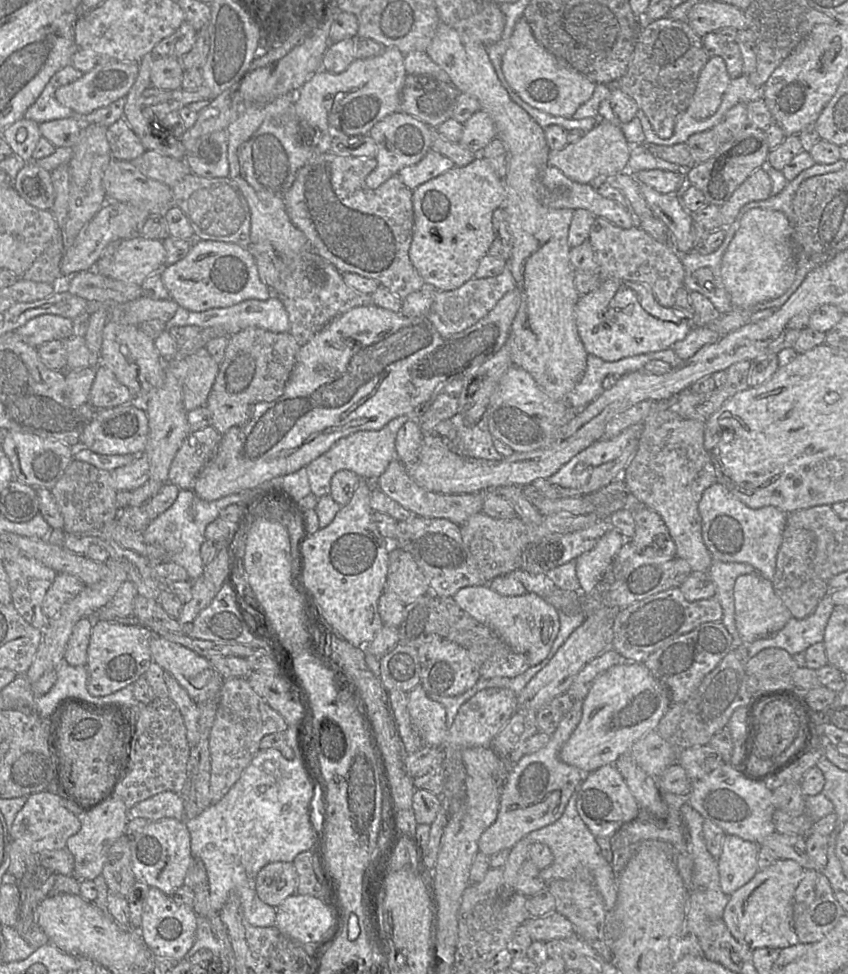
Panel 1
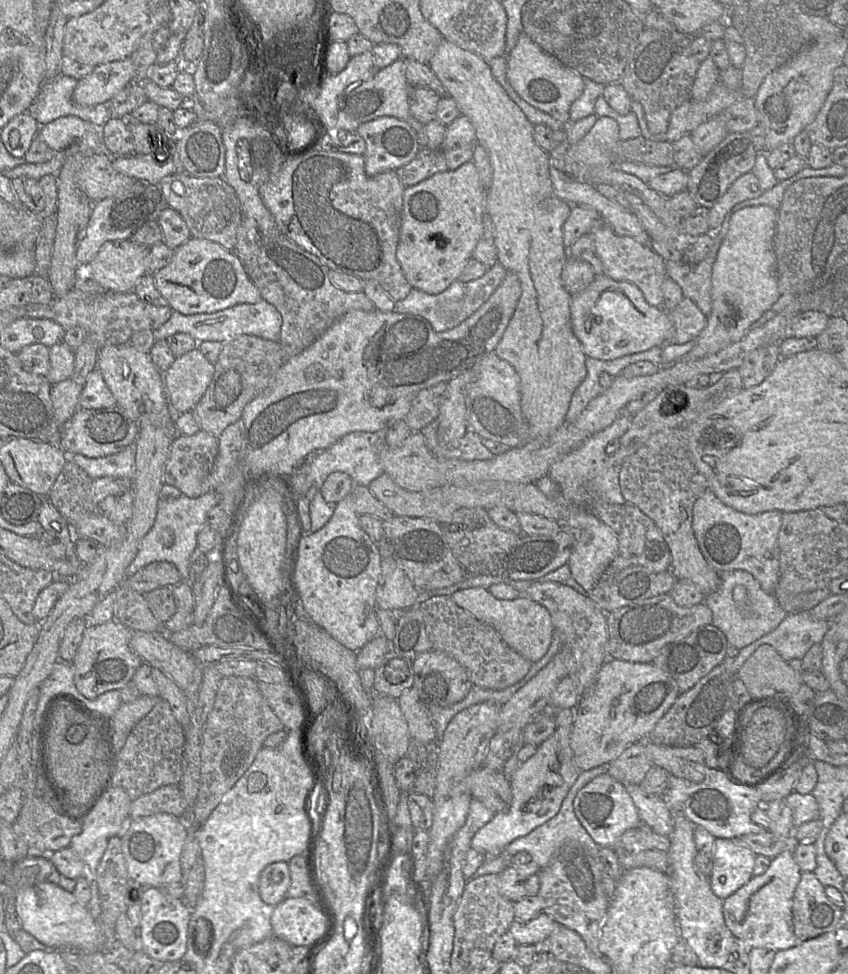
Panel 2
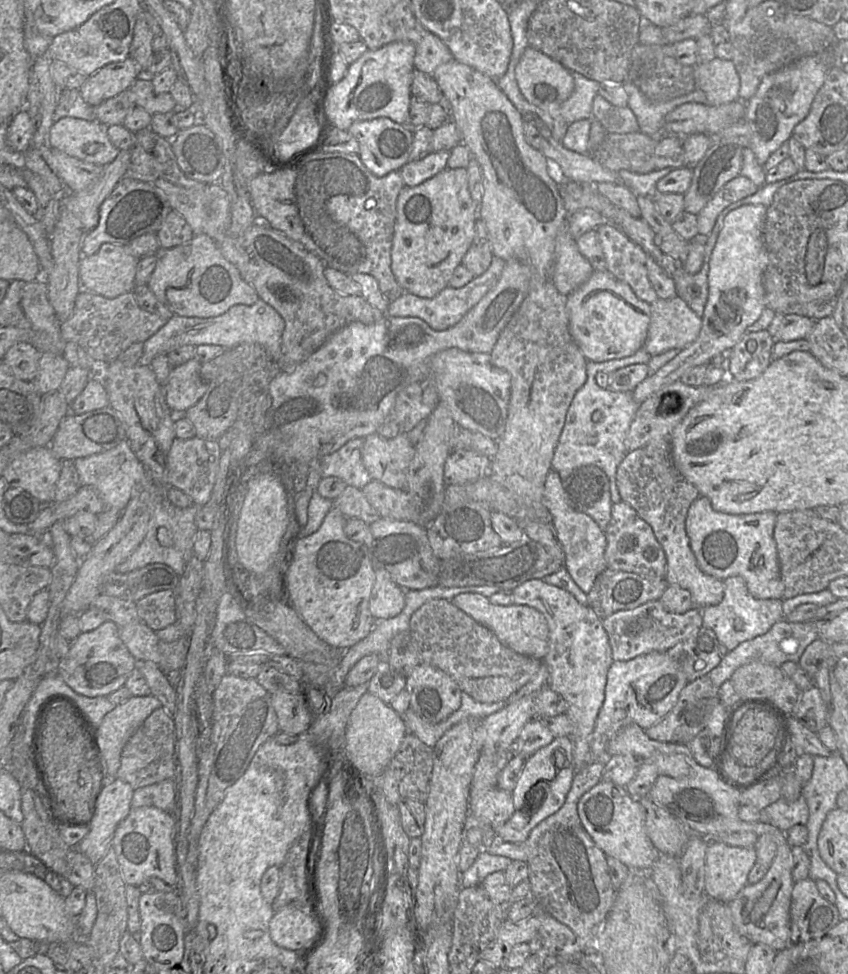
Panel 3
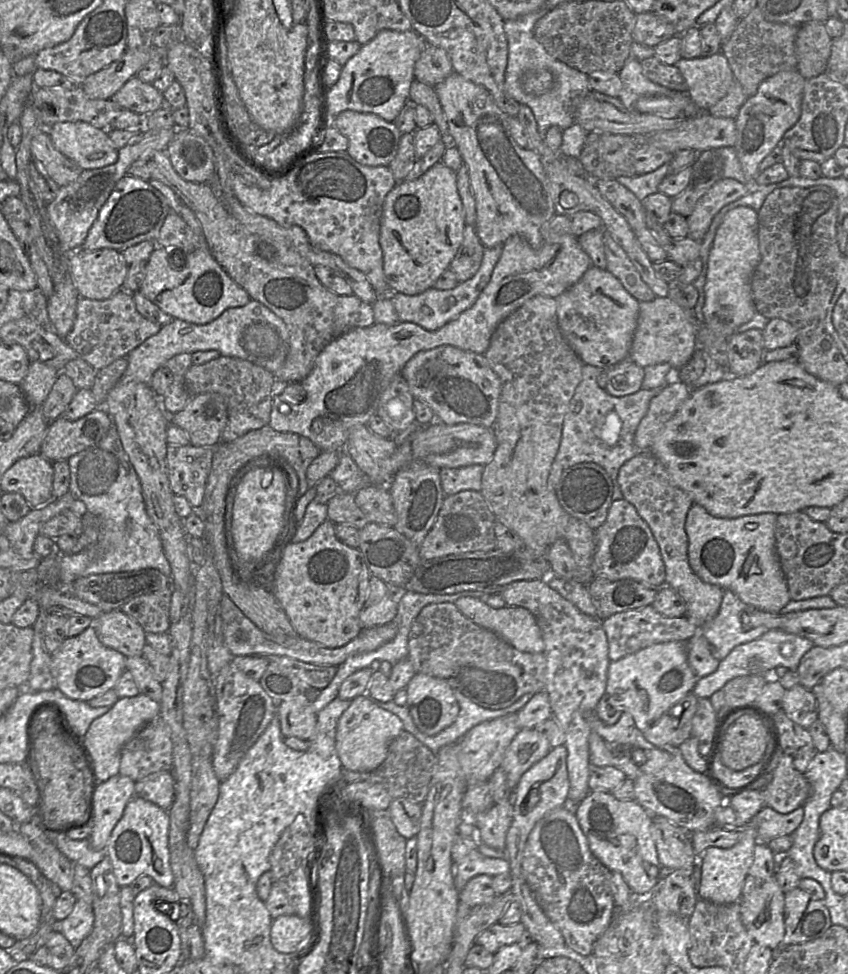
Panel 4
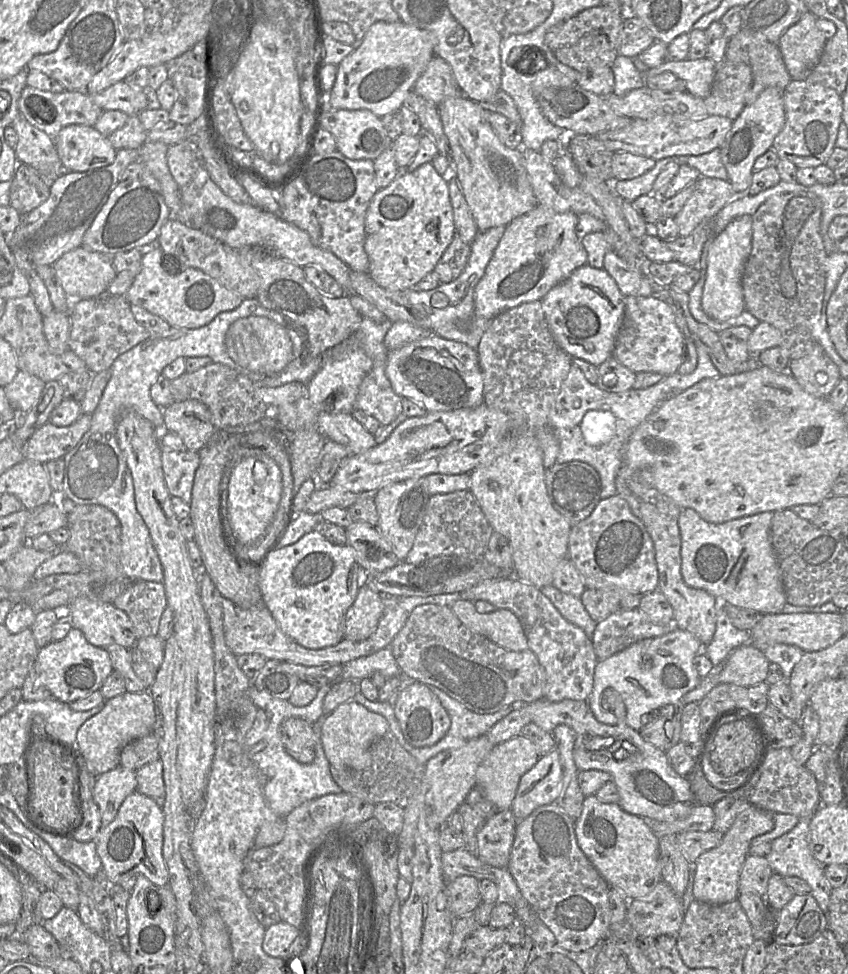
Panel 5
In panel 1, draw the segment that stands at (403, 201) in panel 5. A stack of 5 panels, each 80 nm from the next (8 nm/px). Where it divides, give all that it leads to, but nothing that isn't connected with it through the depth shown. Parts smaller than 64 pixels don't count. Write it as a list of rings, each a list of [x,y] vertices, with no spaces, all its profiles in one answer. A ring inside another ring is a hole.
[[[477,158],[465,166],[454,166],[412,190],[414,228],[409,257],[426,284],[435,290],[447,291],[473,278],[494,240],[492,216],[496,209],[503,207],[505,200],[504,178],[499,177],[491,163],[483,158]]]

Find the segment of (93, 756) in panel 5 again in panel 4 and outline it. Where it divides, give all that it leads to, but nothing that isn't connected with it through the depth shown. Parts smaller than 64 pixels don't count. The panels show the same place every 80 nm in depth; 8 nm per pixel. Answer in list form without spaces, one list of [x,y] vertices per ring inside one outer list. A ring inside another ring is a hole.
[[[139,693],[134,697],[122,697],[101,717],[95,719],[78,741],[85,751],[91,770],[100,782],[117,775],[120,769],[121,750],[146,724],[159,716],[160,703]]]

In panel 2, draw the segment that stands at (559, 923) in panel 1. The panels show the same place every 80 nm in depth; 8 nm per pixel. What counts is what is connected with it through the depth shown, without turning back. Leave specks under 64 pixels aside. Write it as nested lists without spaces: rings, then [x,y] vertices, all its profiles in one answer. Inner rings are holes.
[[[542,912],[526,922],[513,921],[509,926],[508,933],[512,935],[518,945],[534,945],[548,938],[558,925],[560,924]]]

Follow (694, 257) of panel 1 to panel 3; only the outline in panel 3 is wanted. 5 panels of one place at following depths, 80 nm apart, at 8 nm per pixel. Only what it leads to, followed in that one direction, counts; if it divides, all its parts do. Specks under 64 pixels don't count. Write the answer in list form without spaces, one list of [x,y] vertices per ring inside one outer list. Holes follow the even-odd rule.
[[[706,254],[701,269],[696,274],[676,273],[671,276],[675,283],[676,296],[683,299],[699,316],[703,315],[708,298],[710,257],[711,254]]]

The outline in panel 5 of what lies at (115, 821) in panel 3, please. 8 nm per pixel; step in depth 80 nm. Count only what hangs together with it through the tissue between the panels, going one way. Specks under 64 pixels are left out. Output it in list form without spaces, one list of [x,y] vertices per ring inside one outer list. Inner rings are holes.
[[[121,765],[96,777],[93,798],[99,808],[101,827],[115,819],[125,798],[136,790],[136,778],[136,771]]]

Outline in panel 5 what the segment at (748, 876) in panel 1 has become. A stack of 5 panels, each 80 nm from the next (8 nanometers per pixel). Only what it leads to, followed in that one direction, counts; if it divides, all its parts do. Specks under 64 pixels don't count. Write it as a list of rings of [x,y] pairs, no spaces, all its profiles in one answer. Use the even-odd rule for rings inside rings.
[[[753,805],[745,808],[737,815],[731,827],[723,833],[721,843],[697,858],[692,865],[692,893],[695,900],[707,904],[725,904],[738,899],[740,873],[749,855],[751,841],[773,829],[772,814],[774,813],[763,811]]]

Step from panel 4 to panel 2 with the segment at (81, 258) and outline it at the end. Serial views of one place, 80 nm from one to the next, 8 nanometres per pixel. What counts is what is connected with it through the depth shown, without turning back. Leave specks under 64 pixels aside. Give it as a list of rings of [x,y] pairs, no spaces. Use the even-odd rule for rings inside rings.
[[[131,239],[107,241],[84,271],[107,292],[129,292],[146,274],[145,260],[149,250]]]

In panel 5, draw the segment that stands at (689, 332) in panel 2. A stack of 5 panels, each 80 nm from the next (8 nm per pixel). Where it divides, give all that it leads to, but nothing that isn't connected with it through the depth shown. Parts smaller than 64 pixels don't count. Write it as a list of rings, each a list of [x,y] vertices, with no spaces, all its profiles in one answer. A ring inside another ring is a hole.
[[[628,295],[624,304],[624,318],[612,357],[636,374],[654,372],[665,377],[676,373],[685,358],[686,337],[676,323],[671,305],[657,295]]]

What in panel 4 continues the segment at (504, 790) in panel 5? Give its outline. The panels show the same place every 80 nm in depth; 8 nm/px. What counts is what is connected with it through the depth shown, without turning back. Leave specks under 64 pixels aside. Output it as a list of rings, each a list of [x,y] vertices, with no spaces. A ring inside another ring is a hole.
[[[534,728],[519,731],[507,747],[500,765],[506,774],[510,790],[515,789],[521,776],[543,759],[550,749],[547,738]]]

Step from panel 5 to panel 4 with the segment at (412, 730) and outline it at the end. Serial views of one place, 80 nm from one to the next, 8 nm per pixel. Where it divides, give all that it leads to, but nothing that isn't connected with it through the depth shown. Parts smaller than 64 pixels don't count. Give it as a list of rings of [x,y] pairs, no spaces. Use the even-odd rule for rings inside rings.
[[[415,673],[405,689],[405,706],[417,729],[425,735],[435,735],[455,721],[459,705],[444,680]]]

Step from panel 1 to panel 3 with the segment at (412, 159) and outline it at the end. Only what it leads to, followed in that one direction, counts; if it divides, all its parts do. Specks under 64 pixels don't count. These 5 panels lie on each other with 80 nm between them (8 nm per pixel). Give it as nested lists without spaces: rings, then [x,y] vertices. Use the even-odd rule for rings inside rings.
[[[387,117],[354,122],[348,131],[358,140],[359,157],[365,167],[377,177],[391,171],[399,171],[409,162],[414,131],[411,127],[398,124]]]

